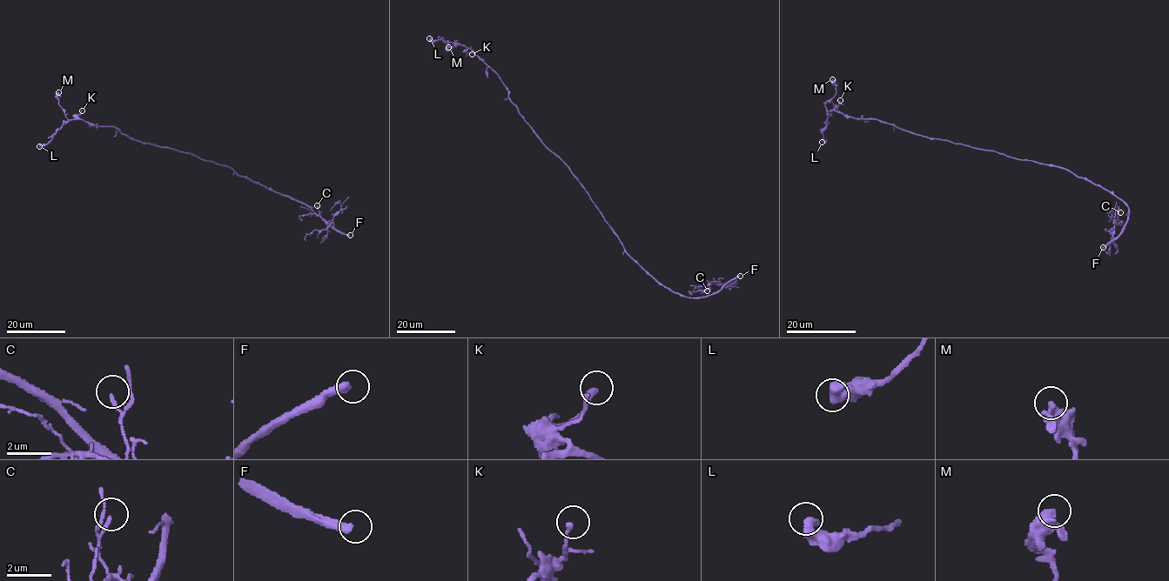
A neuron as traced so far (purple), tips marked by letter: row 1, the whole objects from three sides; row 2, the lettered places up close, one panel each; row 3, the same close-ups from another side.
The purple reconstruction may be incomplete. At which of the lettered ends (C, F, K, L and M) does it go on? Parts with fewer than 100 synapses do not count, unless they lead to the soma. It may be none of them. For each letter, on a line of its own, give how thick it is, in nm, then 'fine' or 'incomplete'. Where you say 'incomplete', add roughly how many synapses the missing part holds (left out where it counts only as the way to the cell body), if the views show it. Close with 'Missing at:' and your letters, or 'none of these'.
C: 150 nm thick; fine
F: 360 nm thick; incomplete
K: 200 nm thick; fine
L: 550 nm thick; fine
M: 360 nm thick; fine
Missing at: F

